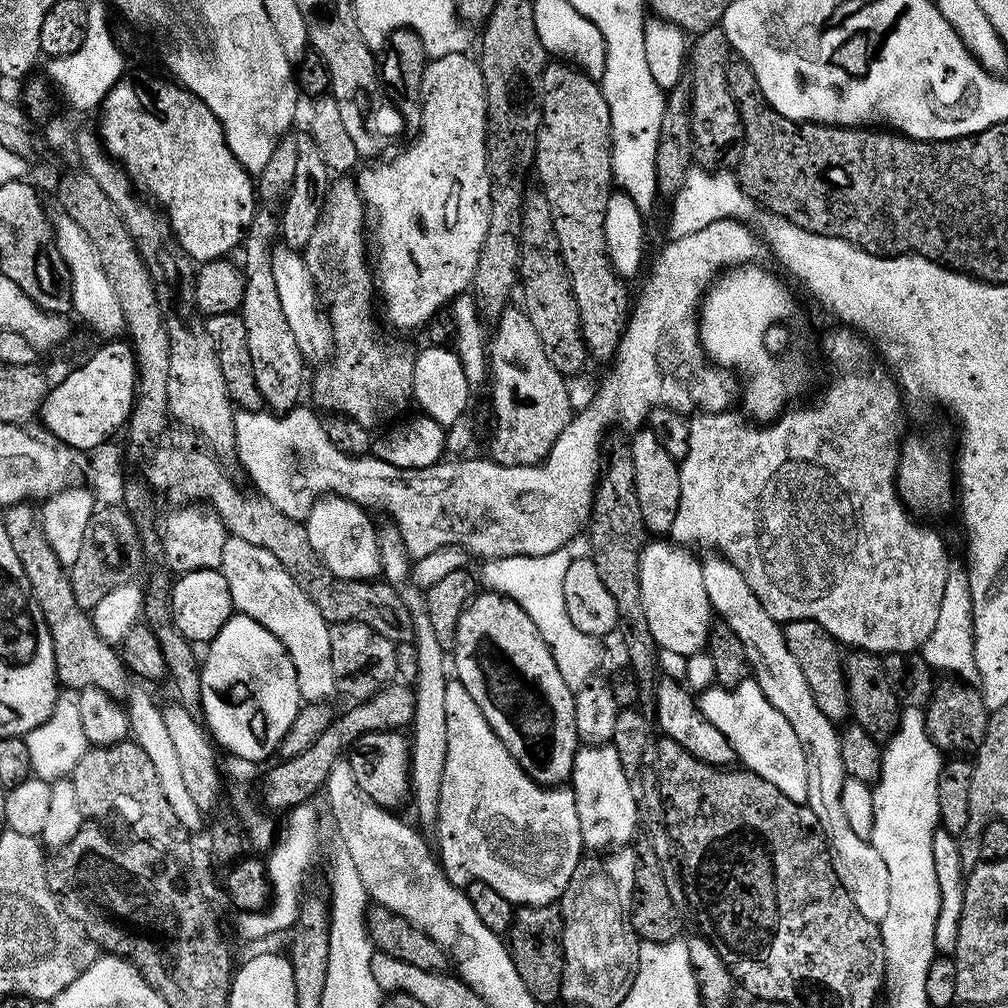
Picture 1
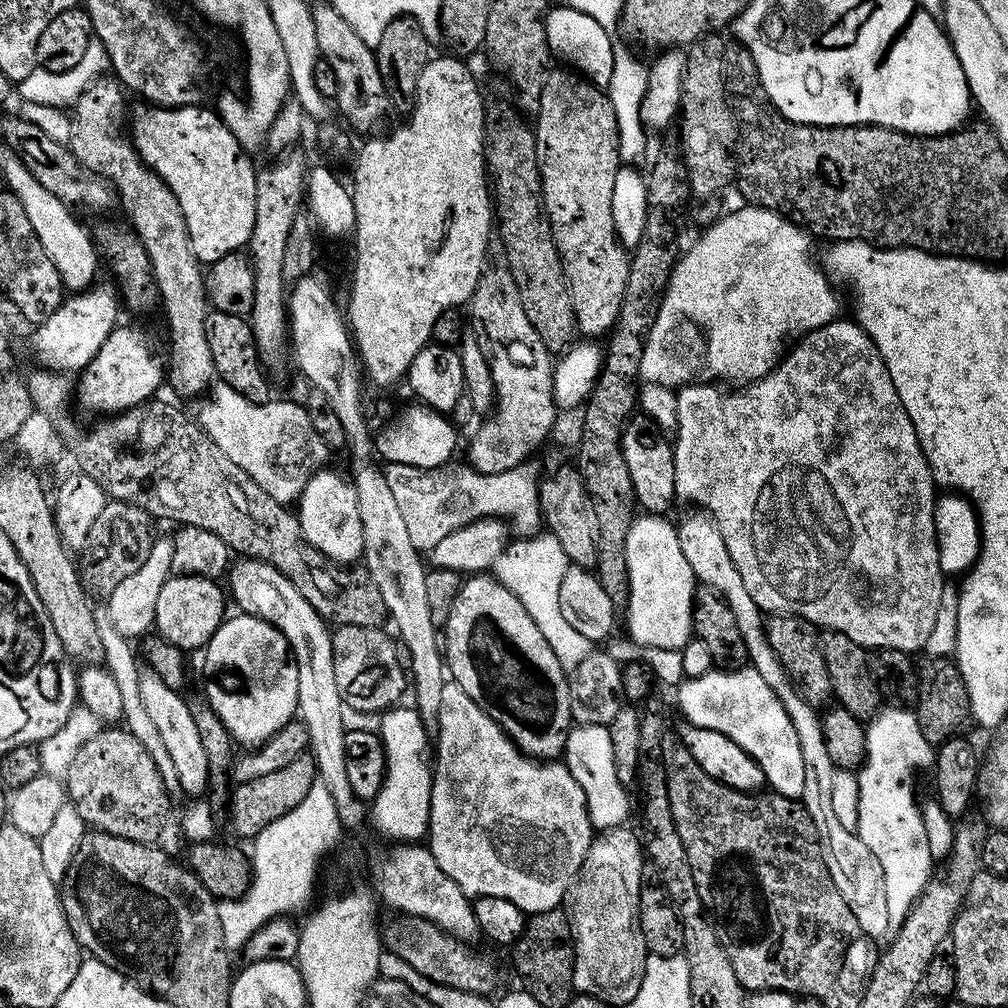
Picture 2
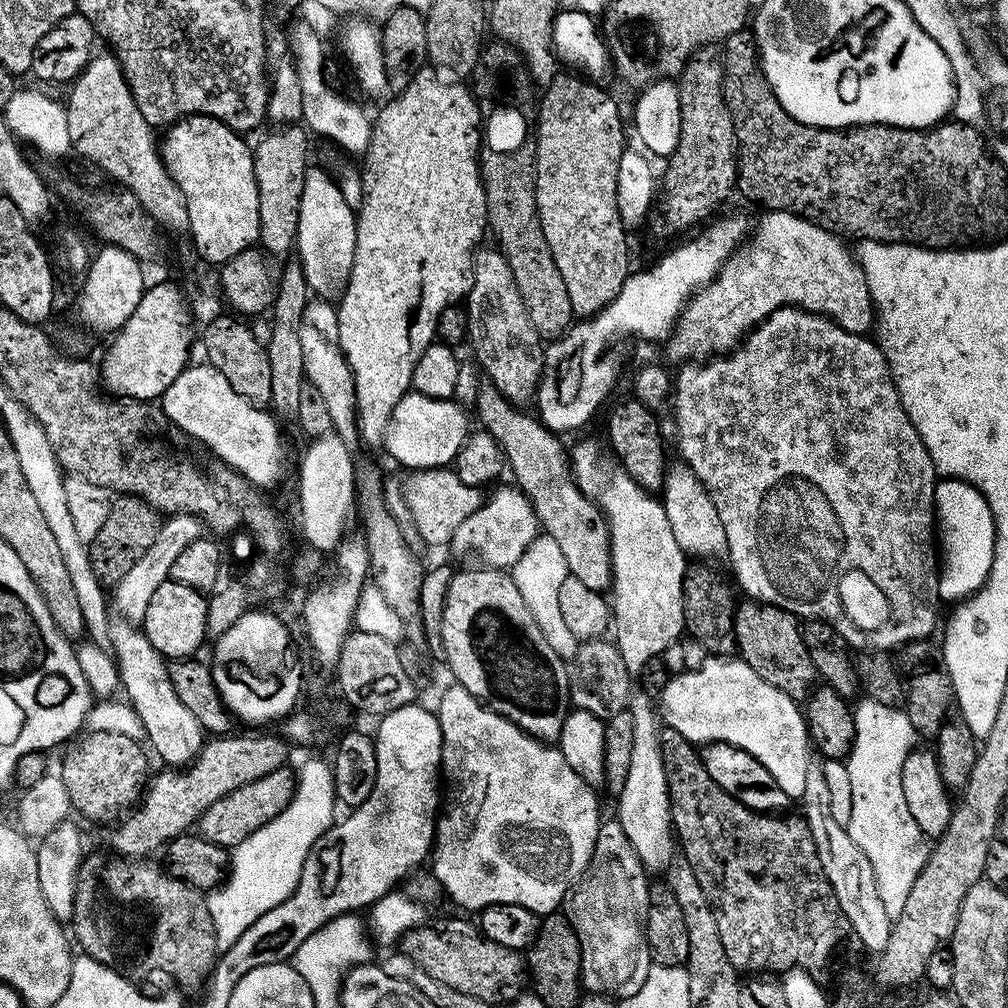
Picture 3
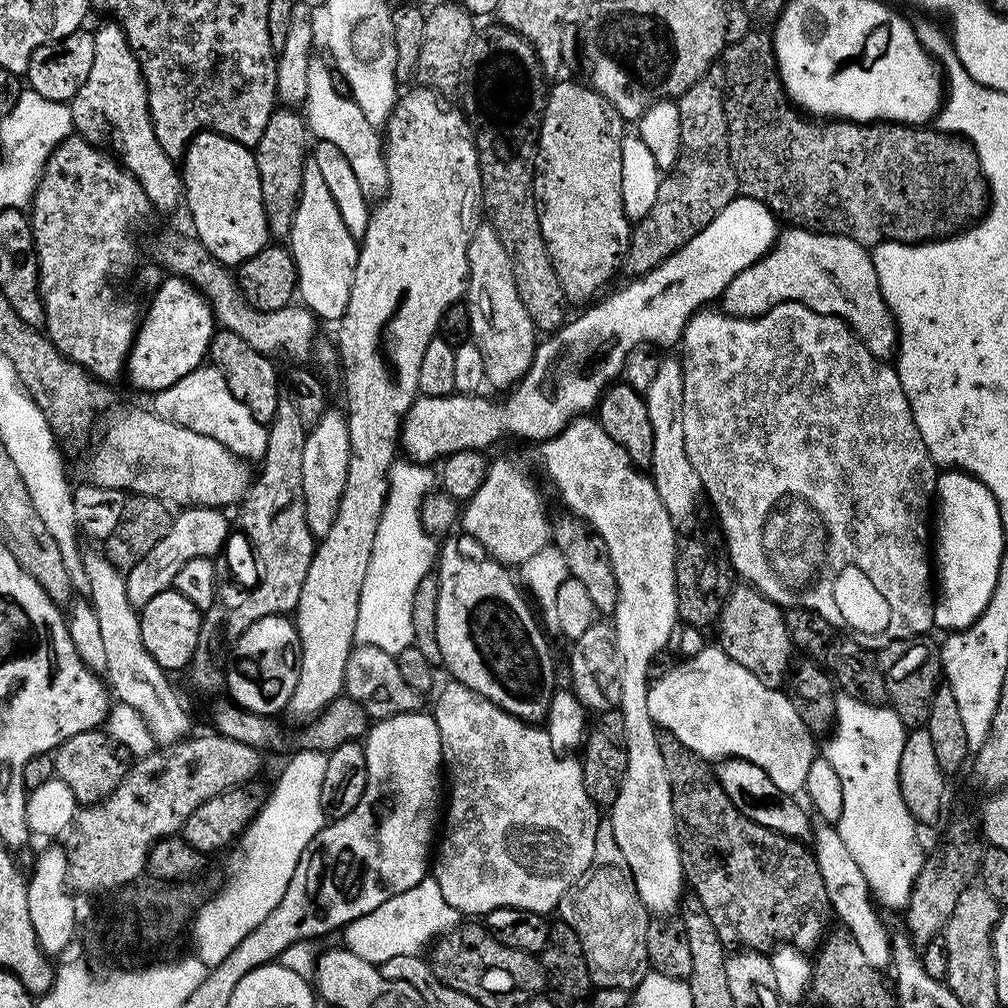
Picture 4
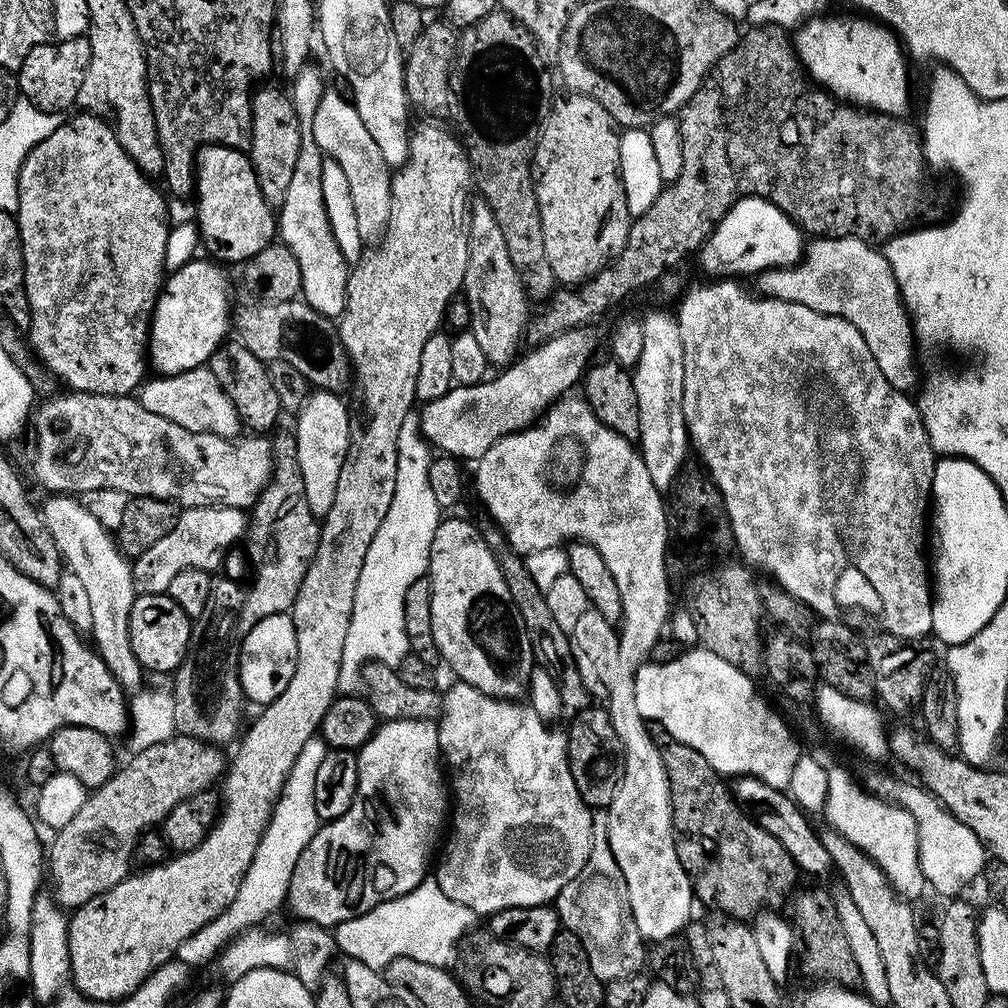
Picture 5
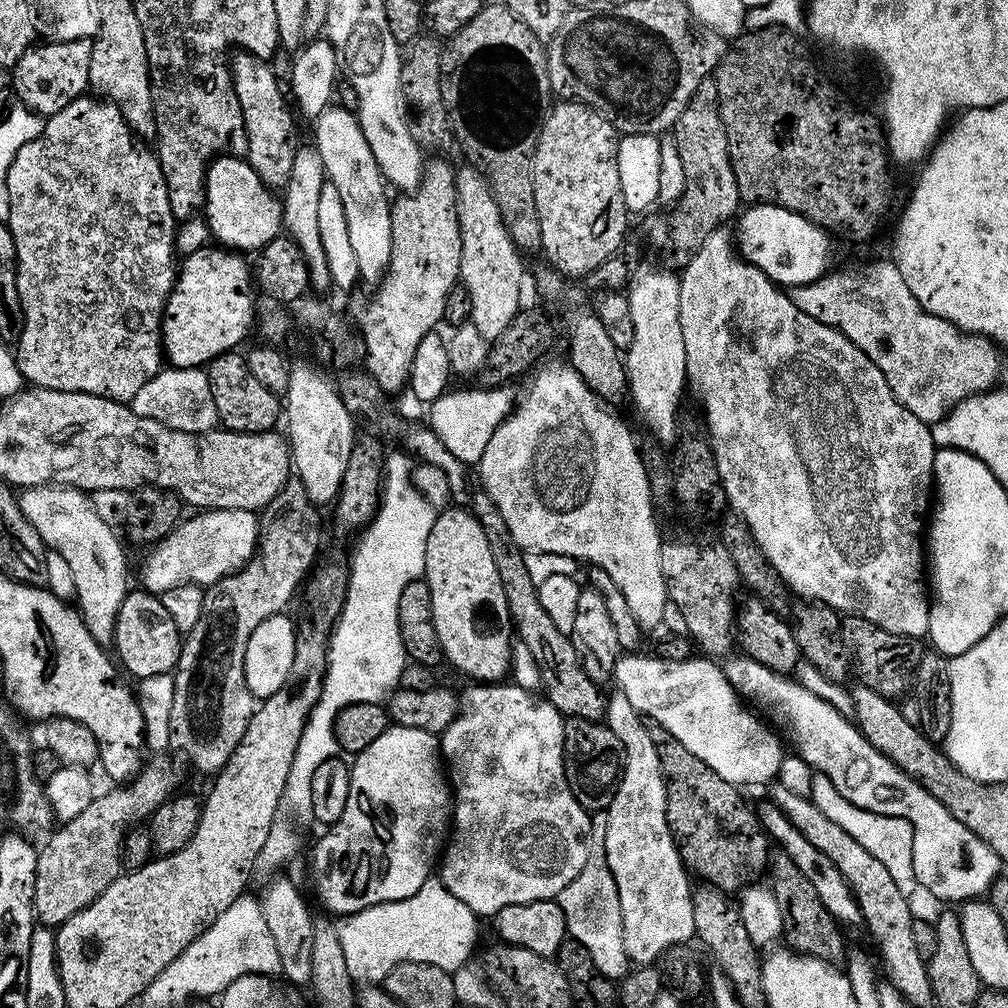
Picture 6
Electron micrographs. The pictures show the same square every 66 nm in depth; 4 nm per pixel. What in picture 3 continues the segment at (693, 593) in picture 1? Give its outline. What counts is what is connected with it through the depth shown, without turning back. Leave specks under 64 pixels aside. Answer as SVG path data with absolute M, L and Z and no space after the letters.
M592 440L570 448L570 467L582 494L603 513L612 552L610 612L614 617L614 643L629 672L638 674L648 660L655 660L684 632L682 582L686 571L684 552L674 542L663 503L645 492L611 455L602 454Z

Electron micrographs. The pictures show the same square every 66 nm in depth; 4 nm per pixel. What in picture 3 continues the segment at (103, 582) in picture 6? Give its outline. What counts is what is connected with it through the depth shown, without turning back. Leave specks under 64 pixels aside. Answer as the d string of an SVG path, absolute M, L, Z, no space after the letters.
M113 619L110 642L116 666L120 669L123 691L128 691L126 700L142 722L150 748L152 743L151 751L156 751L168 766L191 764L202 747L202 729L198 718L194 718L194 714L178 702L178 694L174 694L174 686L168 680L168 664L164 657L154 650L154 646L150 646L143 631L131 620Z

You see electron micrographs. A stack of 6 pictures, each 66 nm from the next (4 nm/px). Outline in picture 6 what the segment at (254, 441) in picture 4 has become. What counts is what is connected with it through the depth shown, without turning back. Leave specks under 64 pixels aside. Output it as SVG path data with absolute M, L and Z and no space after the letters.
M165 367L130 402L132 413L162 422L182 432L211 432L217 427L218 417L212 391L208 385L208 374L203 367Z

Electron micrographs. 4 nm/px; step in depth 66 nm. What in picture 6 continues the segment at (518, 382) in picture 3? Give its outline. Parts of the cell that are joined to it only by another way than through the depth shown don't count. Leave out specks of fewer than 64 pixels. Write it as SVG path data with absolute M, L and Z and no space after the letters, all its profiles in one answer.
M475 167L460 168L456 178L456 212L460 222L460 237L462 238L462 262L460 263L460 280L470 290L472 303L471 324L481 331L482 335L495 338L503 334L510 326L513 318L521 311L520 287L524 284L524 264L520 261L521 249L510 238L508 225L502 218L502 210L498 206L496 196L488 181Z

